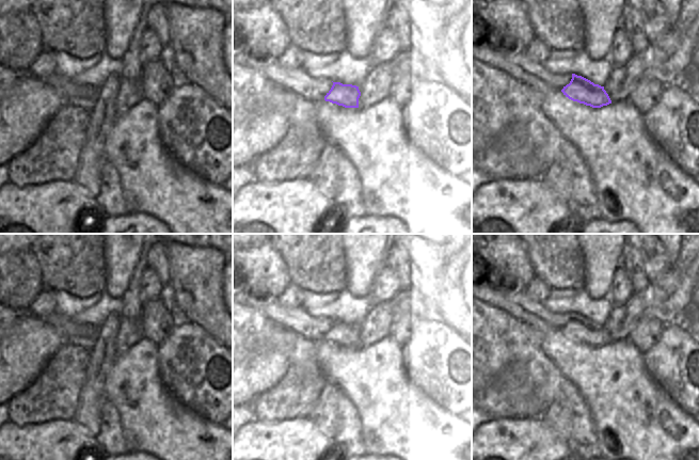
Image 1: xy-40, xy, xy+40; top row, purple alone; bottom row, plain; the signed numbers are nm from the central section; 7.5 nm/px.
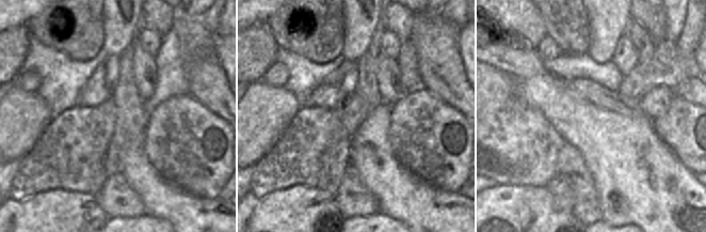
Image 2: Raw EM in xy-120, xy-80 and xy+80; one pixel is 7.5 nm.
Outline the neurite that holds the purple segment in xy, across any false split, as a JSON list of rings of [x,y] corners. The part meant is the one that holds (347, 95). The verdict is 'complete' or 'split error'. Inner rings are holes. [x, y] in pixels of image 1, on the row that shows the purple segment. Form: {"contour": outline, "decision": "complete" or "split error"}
{"contour": [[[236,52],[233,61],[251,67],[267,78],[304,99],[324,99],[345,108],[359,108],[359,86],[332,82],[325,78],[313,78],[305,69],[283,67],[277,59],[259,59],[247,52]]], "decision": "split error"}

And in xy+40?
{"contour": [[[478,43],[472,44],[472,58],[505,72],[518,82],[543,95],[561,91],[569,99],[592,108],[611,104],[604,86],[575,74],[556,76],[540,63],[535,63],[525,52],[503,52],[490,44]]], "decision": "split error"}

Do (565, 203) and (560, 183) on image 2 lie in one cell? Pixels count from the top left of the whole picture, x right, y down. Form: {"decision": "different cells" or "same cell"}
{"decision": "same cell"}

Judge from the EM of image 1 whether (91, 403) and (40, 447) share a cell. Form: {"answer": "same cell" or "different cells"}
{"answer": "different cells"}

